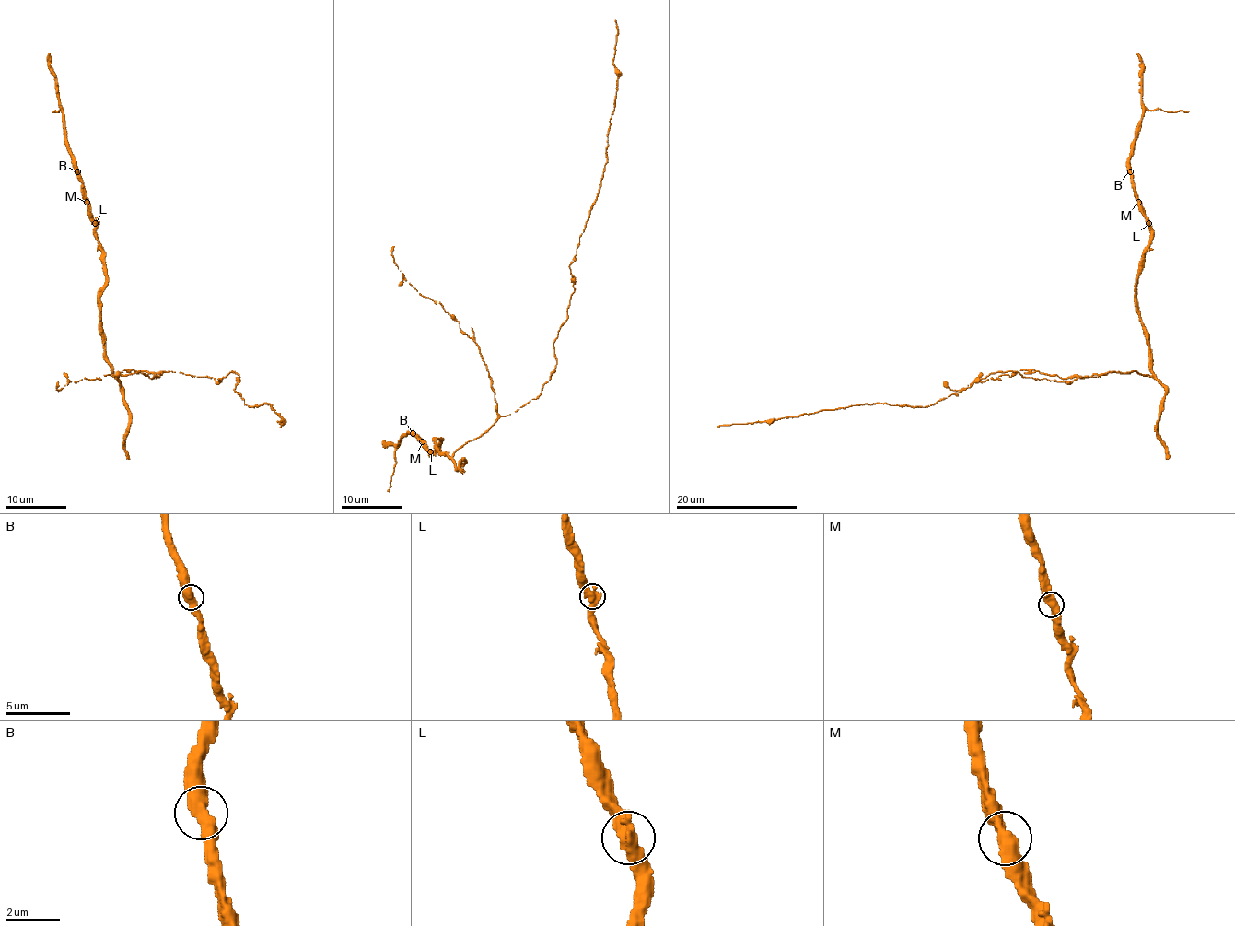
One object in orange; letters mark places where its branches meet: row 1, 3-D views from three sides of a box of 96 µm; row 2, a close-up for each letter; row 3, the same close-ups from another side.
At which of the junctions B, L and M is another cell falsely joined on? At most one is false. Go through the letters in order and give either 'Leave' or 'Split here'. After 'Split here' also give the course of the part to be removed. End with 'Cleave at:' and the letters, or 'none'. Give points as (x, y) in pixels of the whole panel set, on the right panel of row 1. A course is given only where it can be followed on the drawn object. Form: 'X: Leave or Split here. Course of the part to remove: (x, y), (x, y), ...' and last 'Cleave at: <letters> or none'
B: Leave
L: Leave
M: Leave
Cleave at: none

